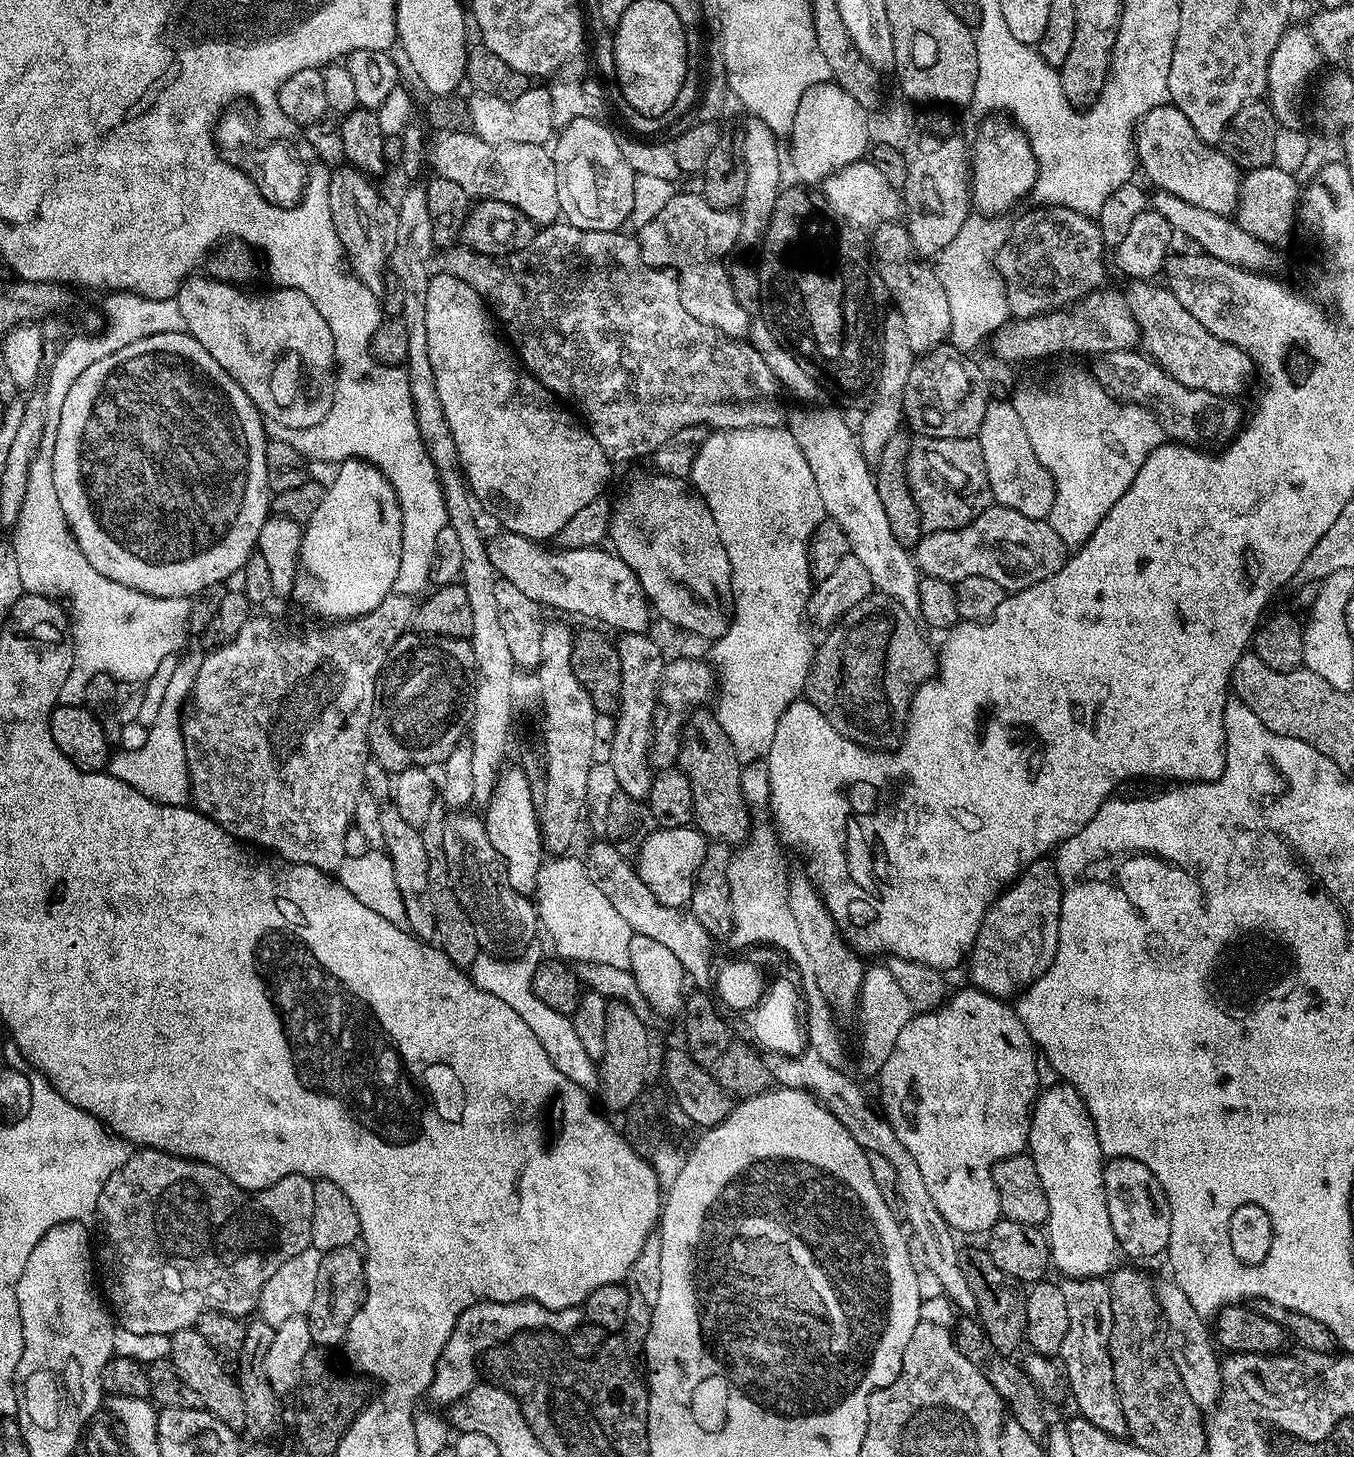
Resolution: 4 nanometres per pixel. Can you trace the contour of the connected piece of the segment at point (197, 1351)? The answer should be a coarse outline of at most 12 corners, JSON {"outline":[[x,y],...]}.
{"outline":[[199,1330],[172,1333],[167,1359],[201,1405],[243,1429],[246,1405]]}

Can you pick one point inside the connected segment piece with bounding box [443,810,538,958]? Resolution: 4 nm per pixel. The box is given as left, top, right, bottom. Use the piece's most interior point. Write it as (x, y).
(505, 922)

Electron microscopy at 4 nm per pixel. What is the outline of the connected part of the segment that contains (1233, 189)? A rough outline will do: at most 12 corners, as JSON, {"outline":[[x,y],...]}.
{"outline":[[1170,102],[1136,121],[1157,189],[1216,214],[1241,169]]}

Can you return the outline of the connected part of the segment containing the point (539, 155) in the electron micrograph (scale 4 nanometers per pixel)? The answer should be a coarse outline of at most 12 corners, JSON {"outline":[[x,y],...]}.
{"outline":[[445,132],[435,175],[510,202],[537,226],[561,219],[543,144]]}

